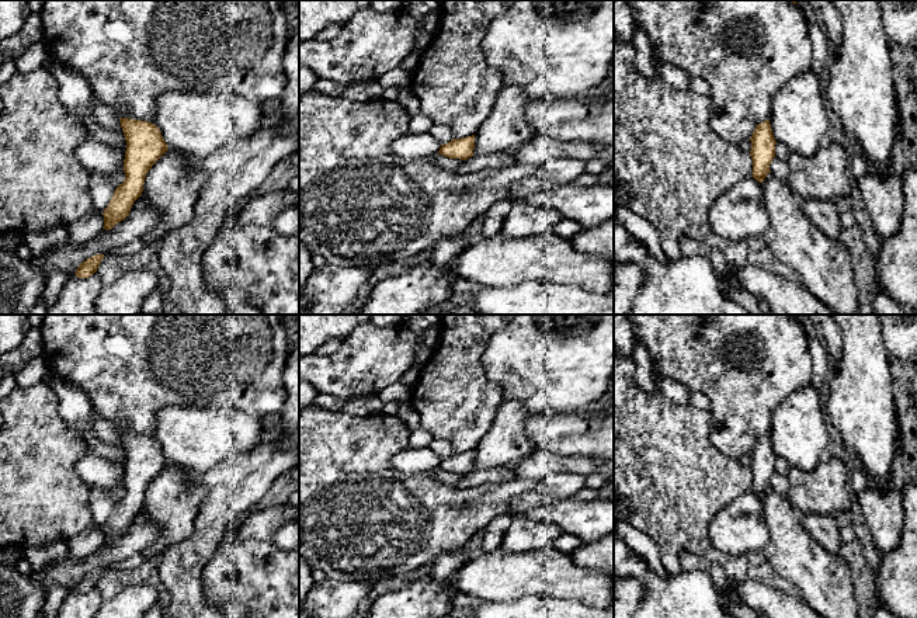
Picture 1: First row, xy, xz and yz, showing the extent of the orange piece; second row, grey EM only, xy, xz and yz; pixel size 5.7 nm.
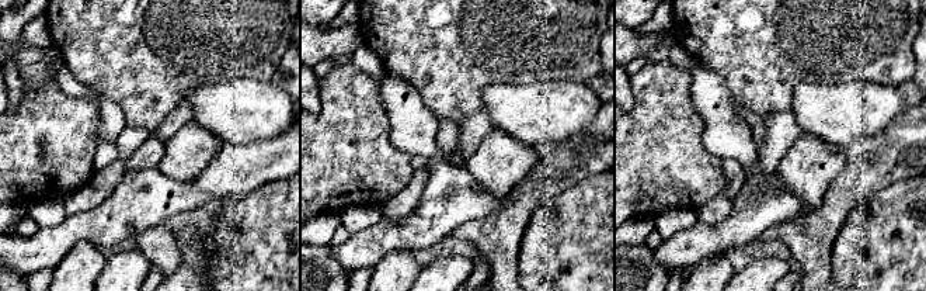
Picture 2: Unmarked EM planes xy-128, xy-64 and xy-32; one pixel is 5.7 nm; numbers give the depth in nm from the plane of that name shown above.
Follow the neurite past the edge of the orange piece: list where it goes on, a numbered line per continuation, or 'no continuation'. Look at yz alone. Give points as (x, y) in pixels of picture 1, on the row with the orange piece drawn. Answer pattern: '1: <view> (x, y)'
no continuation

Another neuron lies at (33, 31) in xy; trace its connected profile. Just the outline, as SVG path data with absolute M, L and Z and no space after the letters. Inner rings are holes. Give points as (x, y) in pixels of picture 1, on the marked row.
M31 13L25 20L25 24L21 31L14 34L13 37L0 41L0 49L7 56L20 56L34 44L42 41L44 28L39 13Z

